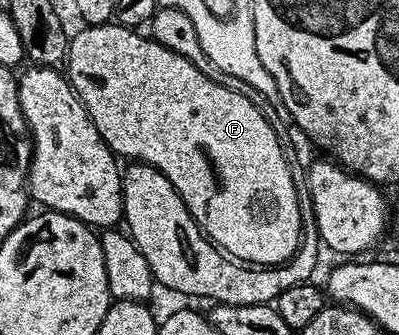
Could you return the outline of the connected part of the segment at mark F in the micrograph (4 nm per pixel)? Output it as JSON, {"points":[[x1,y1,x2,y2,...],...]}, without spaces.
{"points":[[115,21,84,25,81,28,77,35,71,36,68,44,66,78,82,101,90,121,94,121,94,129,98,129,102,141,112,151,112,154,124,161,149,163,151,167,164,174,181,195,182,201,185,202,204,235,219,247,225,256,244,265,275,267,287,263,295,255,296,250,300,248,298,197,296,196,295,178,291,175,290,165,287,164,279,138,266,121,266,117,262,117,262,113,258,113,258,109,254,109,254,105,250,105,250,101,246,101,246,97,238,97,238,93,230,93,230,89,222,89,222,85,210,81,210,77,198,73,198,69,194,69,194,65,190,65,190,61,186,61,186,57,174,53,170,48,164,47,147,34,144,34,145,36,139,35,139,30,121,26]]}

